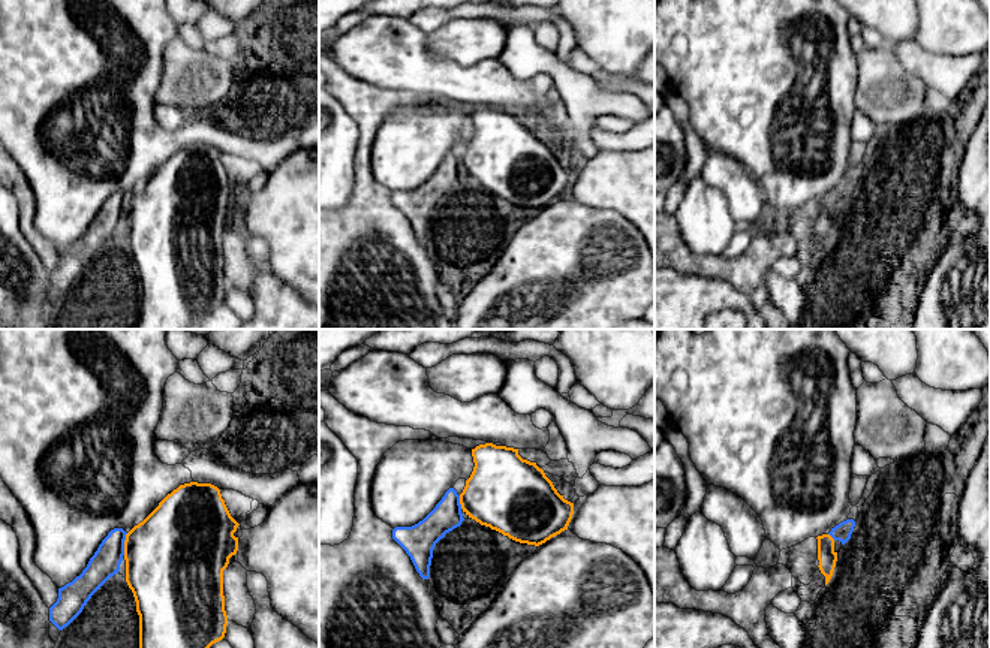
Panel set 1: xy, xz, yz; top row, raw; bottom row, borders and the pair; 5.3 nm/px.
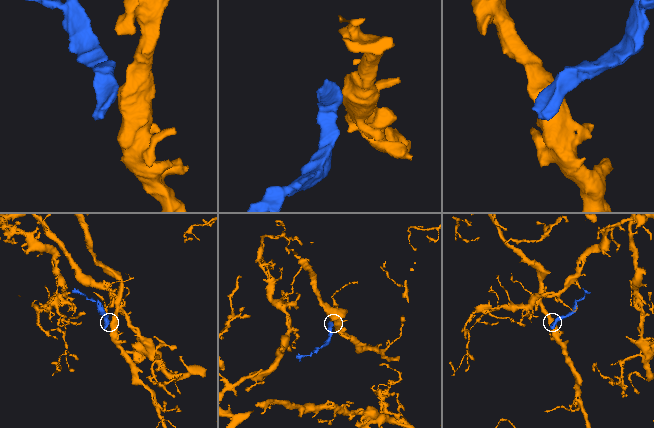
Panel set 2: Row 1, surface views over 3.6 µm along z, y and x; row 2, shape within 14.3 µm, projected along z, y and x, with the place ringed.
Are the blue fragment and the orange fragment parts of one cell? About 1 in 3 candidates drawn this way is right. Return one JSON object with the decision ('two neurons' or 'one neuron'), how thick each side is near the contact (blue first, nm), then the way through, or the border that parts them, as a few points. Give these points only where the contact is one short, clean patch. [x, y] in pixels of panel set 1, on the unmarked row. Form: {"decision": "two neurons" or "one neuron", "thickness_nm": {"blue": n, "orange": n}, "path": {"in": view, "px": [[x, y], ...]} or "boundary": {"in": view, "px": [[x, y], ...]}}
{"decision": "two neurons", "thickness_nm": {"blue": 160, "orange": 460}, "boundary": {"in": "xy", "px": [[128, 198], [123, 207], [123, 219]]}}

